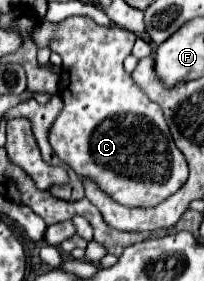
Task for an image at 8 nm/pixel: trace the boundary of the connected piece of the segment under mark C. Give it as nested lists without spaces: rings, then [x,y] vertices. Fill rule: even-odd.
[[[71,16],[63,22],[39,20],[33,32],[37,48],[49,48],[63,58],[63,74],[59,80],[59,96],[65,102],[59,118],[55,120],[49,142],[57,156],[69,164],[79,176],[91,176],[113,200],[125,206],[149,208],[175,194],[187,180],[187,162],[175,146],[169,126],[161,108],[147,98],[145,92],[135,88],[131,76],[123,70],[123,60],[131,54],[135,34],[119,26],[103,28],[89,16]]]

